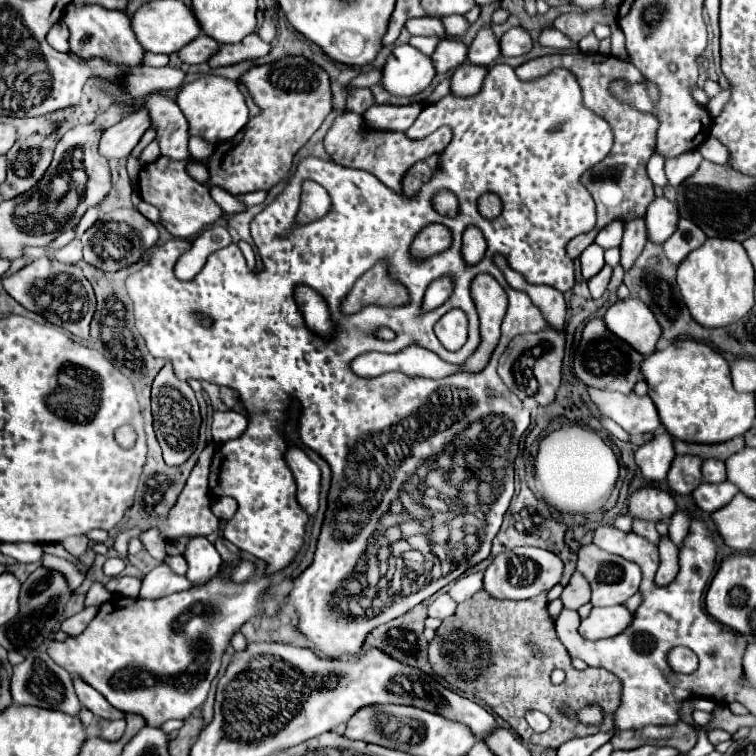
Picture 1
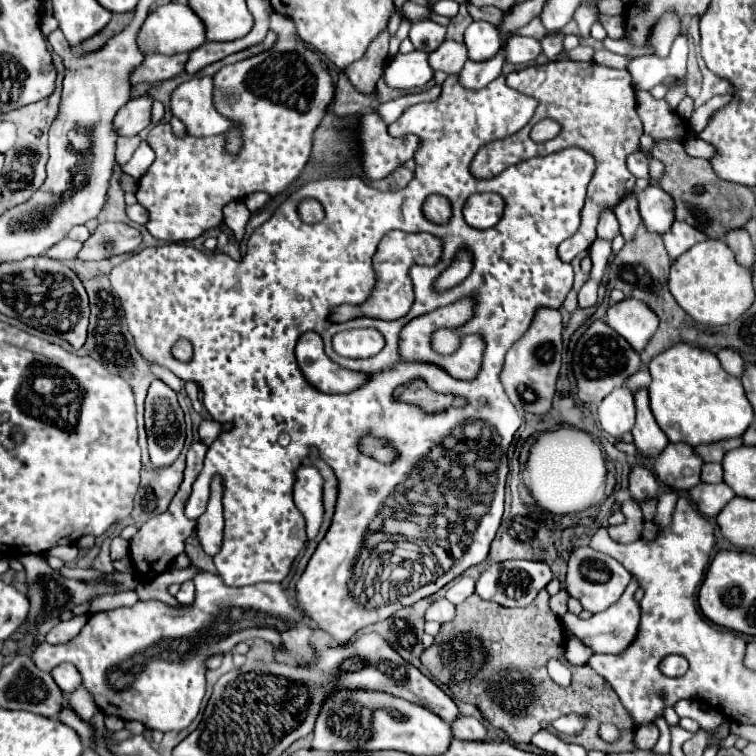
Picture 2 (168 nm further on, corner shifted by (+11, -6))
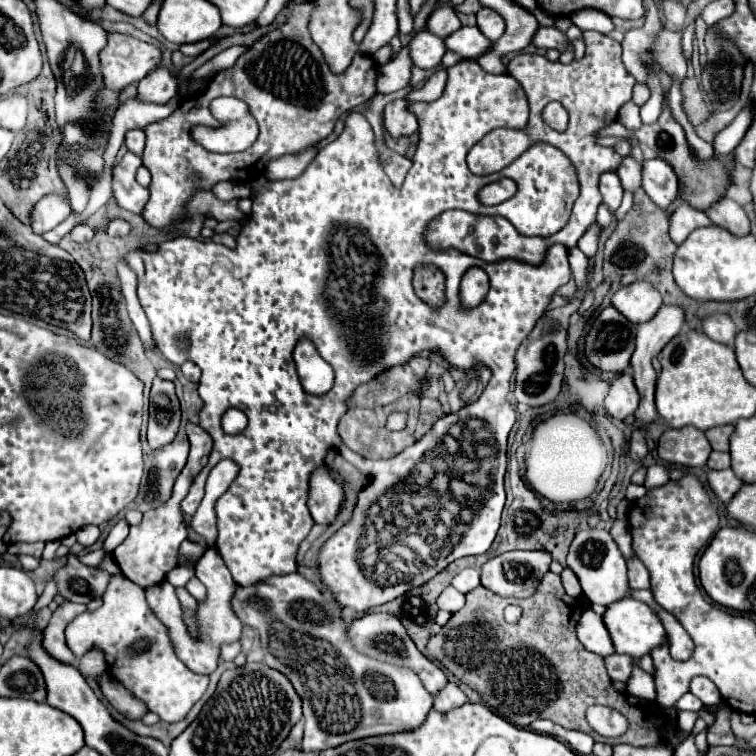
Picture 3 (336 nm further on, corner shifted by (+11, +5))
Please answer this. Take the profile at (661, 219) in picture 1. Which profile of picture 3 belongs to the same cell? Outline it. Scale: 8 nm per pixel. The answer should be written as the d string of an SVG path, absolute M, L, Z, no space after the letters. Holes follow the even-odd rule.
M660 158L644 162L642 188L650 196L650 200L662 210L668 210L670 204L678 198L676 174L672 172L672 166Z

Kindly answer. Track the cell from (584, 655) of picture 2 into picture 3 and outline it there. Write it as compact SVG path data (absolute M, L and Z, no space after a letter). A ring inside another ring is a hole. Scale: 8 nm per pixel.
M586 608L576 624L576 636L580 644L600 656L608 656L614 652L612 640L608 636L608 630L604 628L604 622L598 614L594 614L590 608Z

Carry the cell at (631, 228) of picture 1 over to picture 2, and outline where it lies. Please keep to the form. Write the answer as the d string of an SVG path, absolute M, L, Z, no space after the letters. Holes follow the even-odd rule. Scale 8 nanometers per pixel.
M632 191L630 195L622 197L622 201L614 207L614 213L620 221L620 233L624 235L626 241L634 239L636 227L640 225L640 213L638 213L638 201L636 201L636 193Z

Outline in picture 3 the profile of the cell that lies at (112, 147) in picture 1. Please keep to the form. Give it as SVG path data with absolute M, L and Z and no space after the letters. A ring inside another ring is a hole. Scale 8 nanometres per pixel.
M156 68L144 80L138 82L138 100L148 104L166 104L170 98L178 94L176 76L166 68Z

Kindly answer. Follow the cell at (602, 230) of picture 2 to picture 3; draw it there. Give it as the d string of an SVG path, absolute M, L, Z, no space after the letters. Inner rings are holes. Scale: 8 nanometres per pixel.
M604 172L600 176L600 194L602 194L602 202L608 206L608 210L616 212L616 208L622 202L622 194L624 194L616 172L608 172L608 174Z

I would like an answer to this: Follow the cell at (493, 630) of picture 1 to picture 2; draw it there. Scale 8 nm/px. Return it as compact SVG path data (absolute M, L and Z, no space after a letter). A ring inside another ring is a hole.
M544 589L538 593L534 603L530 603L528 607L506 609L506 607L500 607L496 603L484 601L478 595L470 595L464 603L460 603L456 607L456 619L452 623L446 623L442 627L440 635L434 639L434 645L422 653L422 665L430 671L430 675L436 681L446 685L458 699L476 705L482 711L484 719L488 719L494 727L506 731L506 735L514 743L530 743L532 735L536 731L540 731L542 727L546 727L548 731L554 731L562 741L582 745L588 751L598 749L604 753L622 753L622 751L638 749L634 743L636 723L628 715L626 707L620 703L618 695L614 693L614 689L610 687L610 683L604 677L600 677L588 665L580 665L580 667L570 665L572 683L568 687L560 687L550 679L550 675L546 671L546 663L552 657L564 661L566 639L564 639L564 629L562 629L560 619L556 615L552 615L552 611L548 607L548 599L550 599L550 595ZM570 713L578 713L578 715L586 717L586 725L584 725L582 733L578 733L578 735L564 735L552 727L554 719L558 719L562 715L570 715ZM600 723L614 723L622 731L622 739L614 745L606 745L596 735Z

